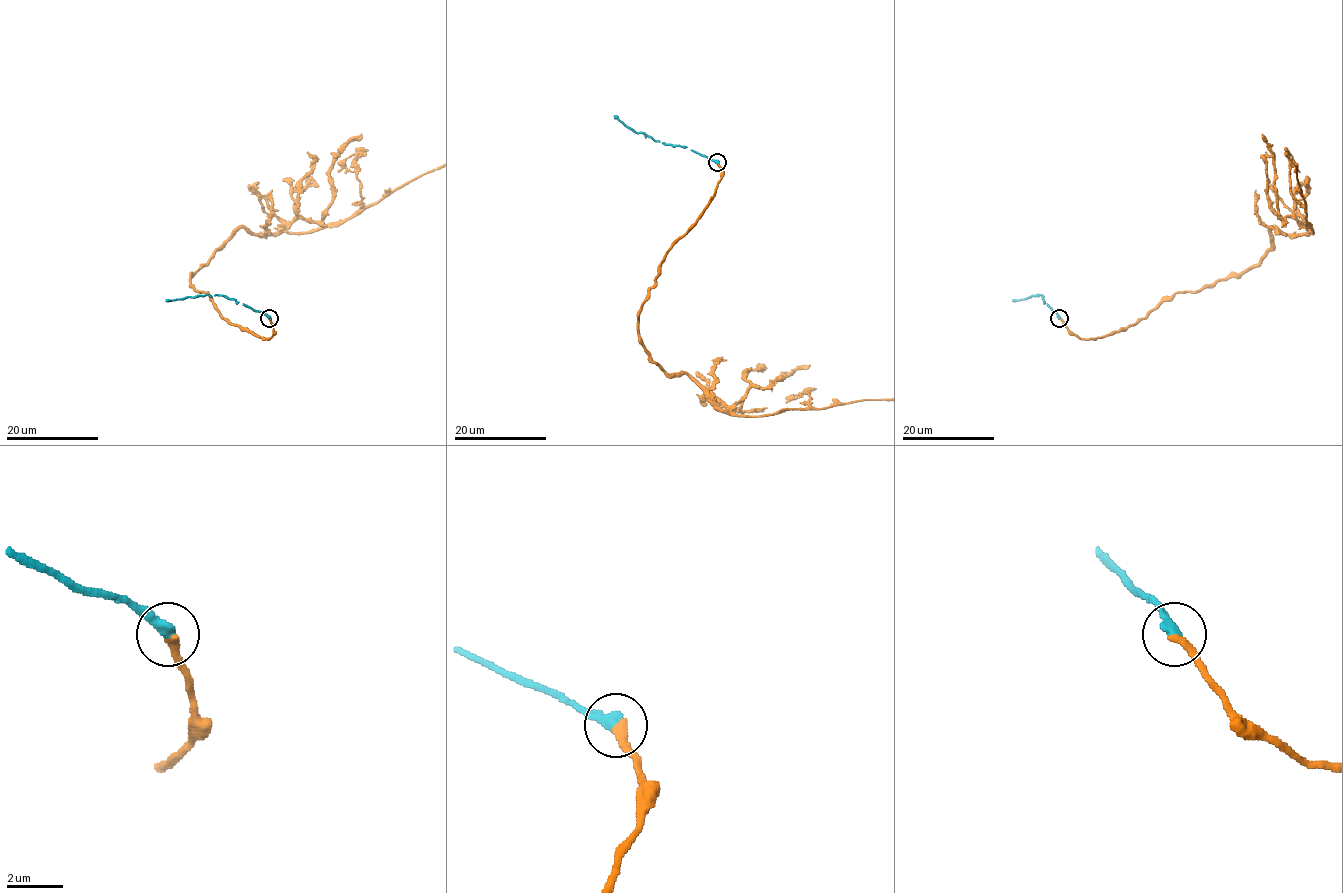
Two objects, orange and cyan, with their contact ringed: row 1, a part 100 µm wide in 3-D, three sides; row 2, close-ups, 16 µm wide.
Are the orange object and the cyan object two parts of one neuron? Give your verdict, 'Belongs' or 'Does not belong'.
Belongs

